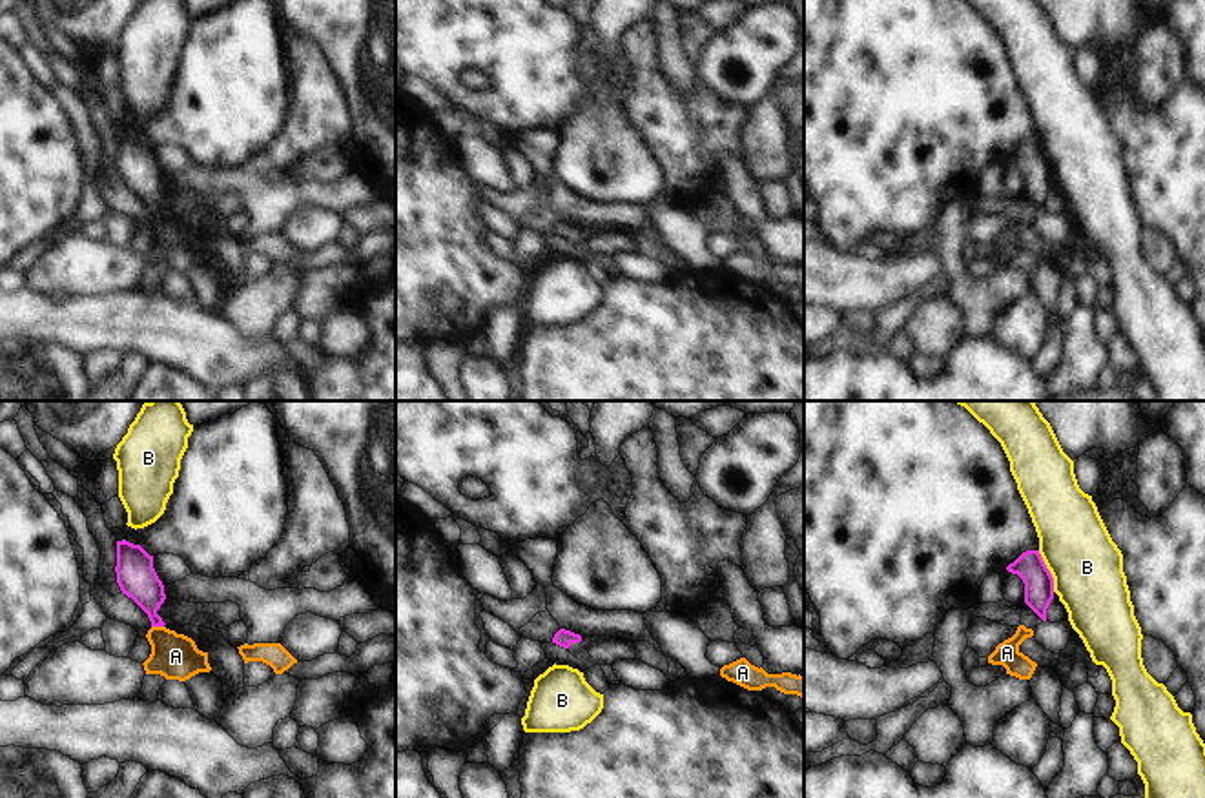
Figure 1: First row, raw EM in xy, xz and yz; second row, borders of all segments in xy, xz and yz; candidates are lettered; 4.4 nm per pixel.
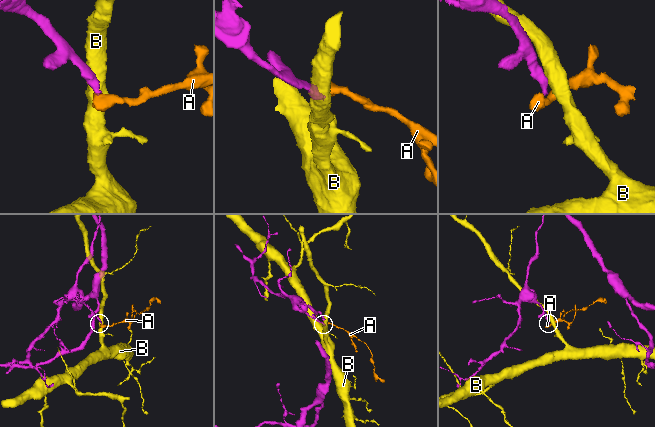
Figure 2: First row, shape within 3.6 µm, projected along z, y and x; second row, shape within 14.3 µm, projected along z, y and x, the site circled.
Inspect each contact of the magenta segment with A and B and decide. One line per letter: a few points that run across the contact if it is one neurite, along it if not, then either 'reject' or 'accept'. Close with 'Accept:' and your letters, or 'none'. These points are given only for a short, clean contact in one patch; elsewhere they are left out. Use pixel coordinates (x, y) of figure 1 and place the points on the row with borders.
A: line xy (152, 625), (163, 627); reject
B: line yz (1038, 551), (1052, 578), (1054, 591); reject
Accept: none

